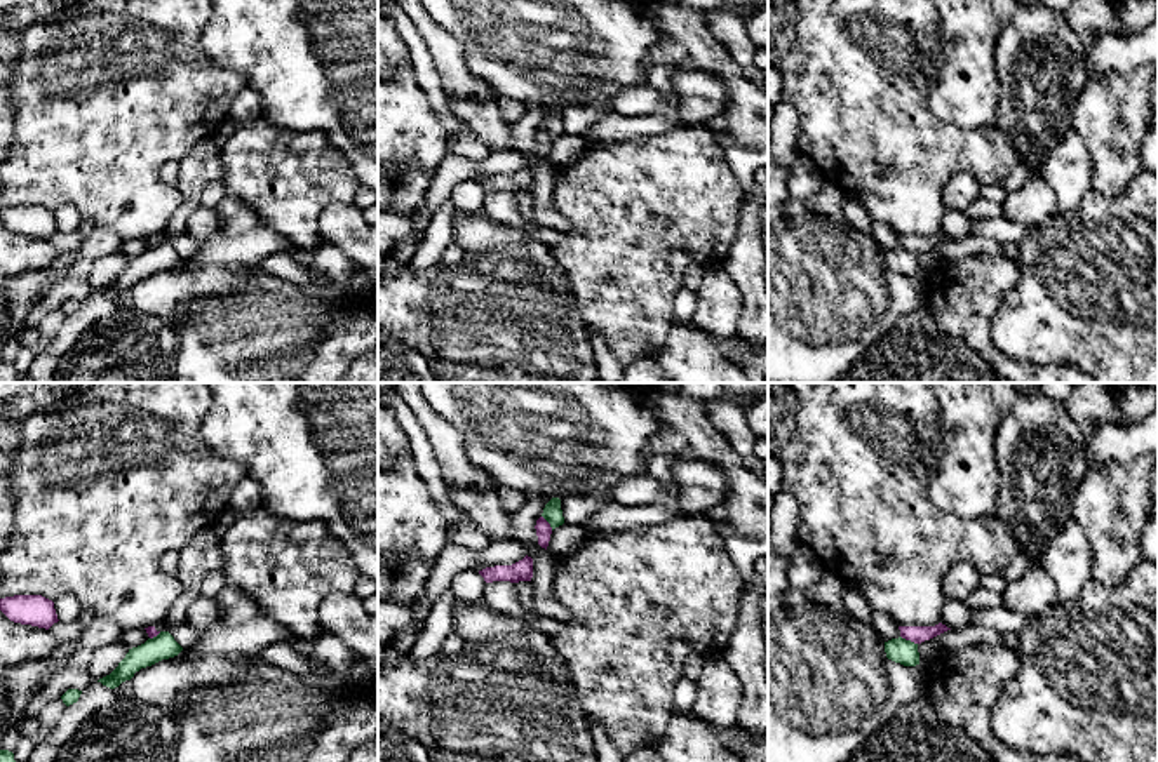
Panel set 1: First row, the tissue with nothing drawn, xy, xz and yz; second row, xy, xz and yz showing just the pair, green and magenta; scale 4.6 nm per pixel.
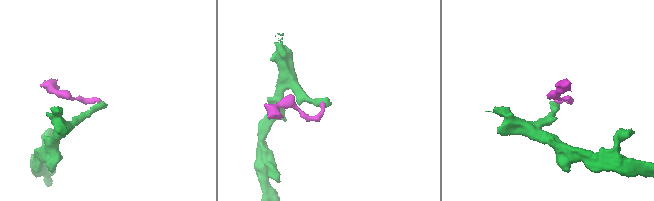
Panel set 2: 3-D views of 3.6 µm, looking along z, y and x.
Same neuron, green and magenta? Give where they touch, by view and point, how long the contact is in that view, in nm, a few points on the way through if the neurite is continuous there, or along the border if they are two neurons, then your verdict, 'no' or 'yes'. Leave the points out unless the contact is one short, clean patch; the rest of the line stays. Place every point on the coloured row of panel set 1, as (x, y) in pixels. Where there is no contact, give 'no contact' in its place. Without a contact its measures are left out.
contact yz (909, 641); length 90 nm; border yz (901, 635), (916, 644); no

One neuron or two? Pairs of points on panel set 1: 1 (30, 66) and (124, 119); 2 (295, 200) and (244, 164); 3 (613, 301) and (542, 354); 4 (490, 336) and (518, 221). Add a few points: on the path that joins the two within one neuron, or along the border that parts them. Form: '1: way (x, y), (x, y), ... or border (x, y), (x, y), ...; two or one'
1: way (53, 79), (82, 86), (101, 105); one
2: way (281, 199), (274, 199), (258, 178); one
3: border (570, 284), (575, 305), (591, 329); two
4: border (512, 228), (528, 233); two

